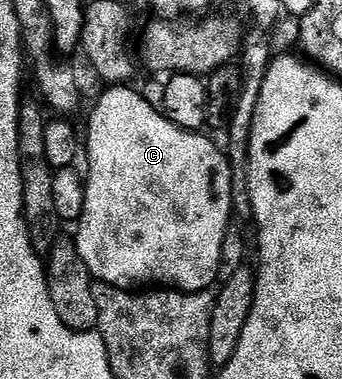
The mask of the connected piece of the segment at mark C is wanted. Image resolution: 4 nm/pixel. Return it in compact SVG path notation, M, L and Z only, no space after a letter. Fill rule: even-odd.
M110 86L105 90L106 93L99 98L98 101L94 104L94 113L90 116L90 137L85 137L84 148L90 151L90 173L87 171L85 173L84 179L88 185L88 195L84 198L84 214L81 216L78 221L76 221L76 228L78 228L78 236L76 235L76 243L78 245L78 253L80 258L84 258L84 266L88 266L91 276L94 277L95 281L101 282L103 284L110 284L114 288L124 288L127 290L146 290L151 286L157 286L162 290L173 290L175 292L204 292L207 291L213 285L217 278L217 267L220 265L220 254L221 247L224 245L224 238L226 233L231 230L232 223L230 223L230 216L232 217L232 209L234 203L232 202L232 174L230 173L230 162L225 151L222 152L209 140L208 137L202 136L201 131L189 132L187 128L181 128L176 126L174 123L168 119L157 107L154 108L141 96L138 92L133 92L133 87L130 86Z

